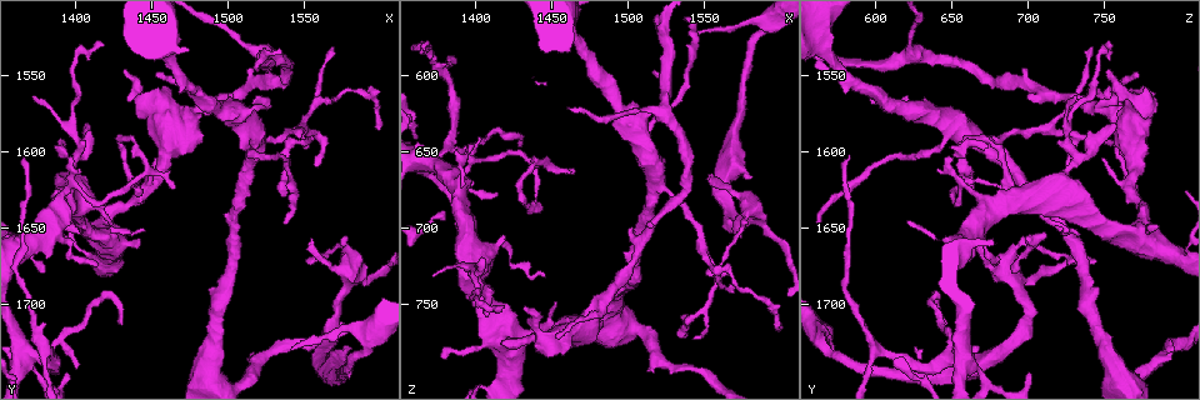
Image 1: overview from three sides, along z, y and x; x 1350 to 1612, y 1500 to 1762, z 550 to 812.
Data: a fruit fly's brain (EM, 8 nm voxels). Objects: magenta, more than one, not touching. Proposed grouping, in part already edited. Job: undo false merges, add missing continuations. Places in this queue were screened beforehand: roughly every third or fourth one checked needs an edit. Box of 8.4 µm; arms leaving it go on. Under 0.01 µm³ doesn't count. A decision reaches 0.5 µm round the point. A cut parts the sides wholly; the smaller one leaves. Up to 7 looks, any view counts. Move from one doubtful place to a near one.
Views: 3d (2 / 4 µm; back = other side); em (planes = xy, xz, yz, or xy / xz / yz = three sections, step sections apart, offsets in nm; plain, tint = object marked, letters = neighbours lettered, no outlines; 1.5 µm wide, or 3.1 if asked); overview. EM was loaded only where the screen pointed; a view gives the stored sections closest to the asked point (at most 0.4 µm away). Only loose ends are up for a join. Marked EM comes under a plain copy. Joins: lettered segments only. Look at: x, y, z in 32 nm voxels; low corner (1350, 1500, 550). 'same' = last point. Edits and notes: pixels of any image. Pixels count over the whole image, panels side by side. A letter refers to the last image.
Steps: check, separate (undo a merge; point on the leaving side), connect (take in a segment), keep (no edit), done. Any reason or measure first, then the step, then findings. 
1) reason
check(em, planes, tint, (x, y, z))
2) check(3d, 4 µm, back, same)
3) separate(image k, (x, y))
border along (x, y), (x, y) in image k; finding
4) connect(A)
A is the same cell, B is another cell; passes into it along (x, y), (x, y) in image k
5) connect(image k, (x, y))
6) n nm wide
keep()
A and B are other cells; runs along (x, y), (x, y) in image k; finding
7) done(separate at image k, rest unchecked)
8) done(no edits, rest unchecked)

branch stops here
check(em, planes, tint, (1378, 1648, 786))

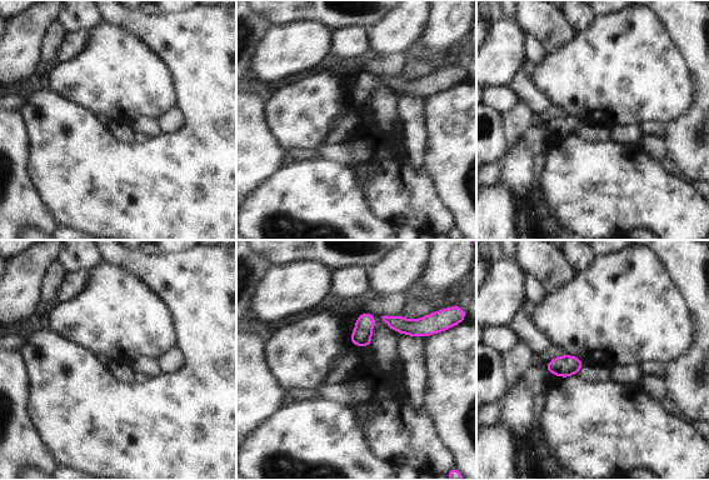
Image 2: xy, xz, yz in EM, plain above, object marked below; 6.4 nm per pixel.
check(em, planes, letters, same)

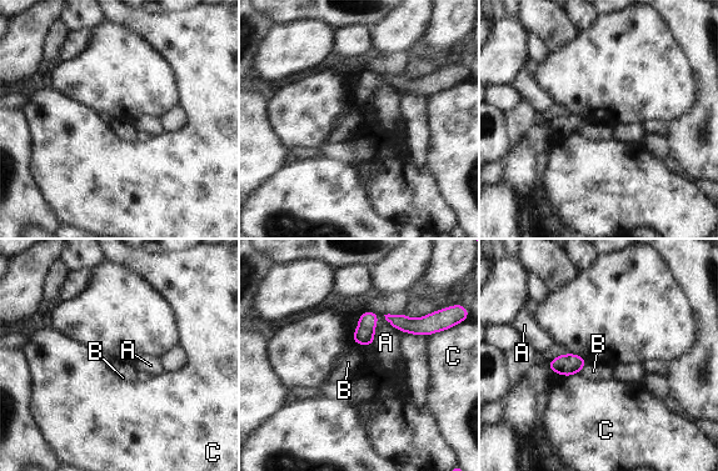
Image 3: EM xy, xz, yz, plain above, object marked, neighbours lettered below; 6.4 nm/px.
keep()
A, B and C are other cells; border along (587, 362), (578, 372) in image 3; none of them fits

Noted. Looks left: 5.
tapers out
check(3d, 4 µm, (1420, 1528, 752))

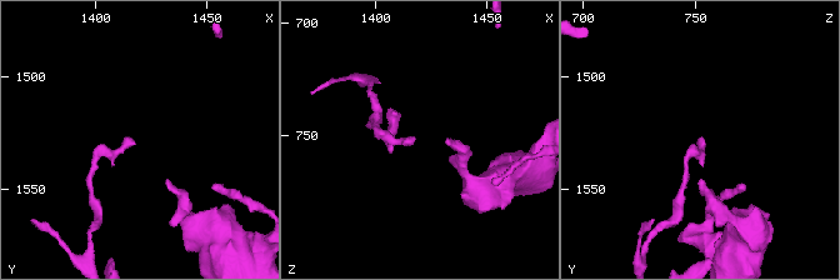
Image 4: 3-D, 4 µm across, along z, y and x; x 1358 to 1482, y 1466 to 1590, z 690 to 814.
need the tissue
check(em, planes, letters, (1419, 1530, 752))

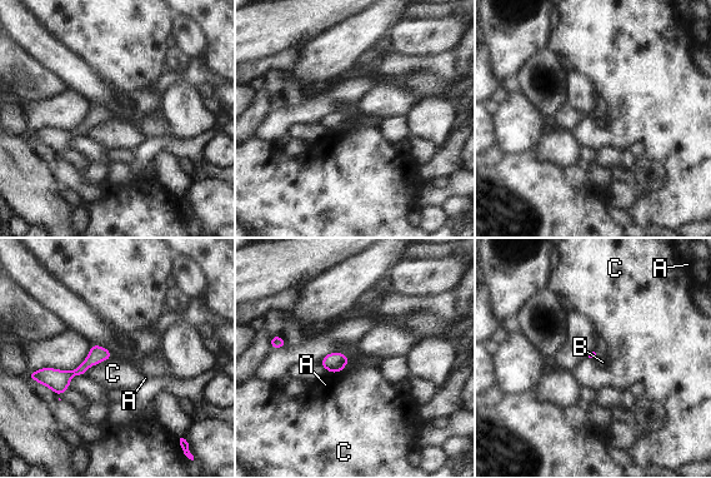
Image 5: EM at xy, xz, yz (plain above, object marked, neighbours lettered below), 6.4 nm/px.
keep()
A, B and C are other cells; no lettered segment goes on from it

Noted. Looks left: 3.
check(3d, 4 µm, (1464, 1624, 664))

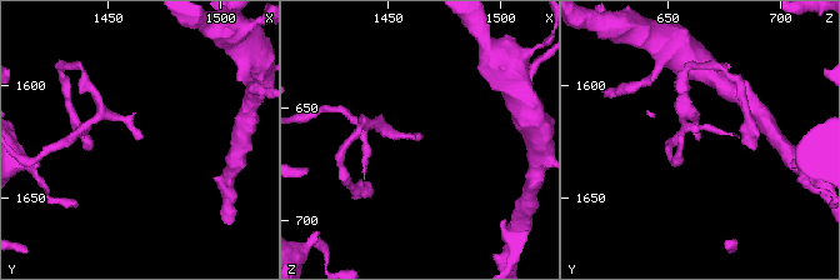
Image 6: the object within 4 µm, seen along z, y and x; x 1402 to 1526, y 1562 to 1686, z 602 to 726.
now the EM
check(em, yz, step 8, tint, (1462, 1623, 664))

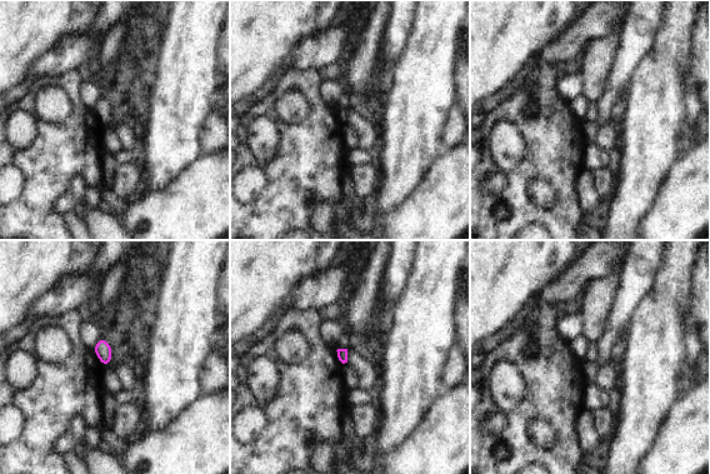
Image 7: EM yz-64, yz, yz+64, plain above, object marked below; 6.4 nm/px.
another direction
check(em, planes, letters, same)

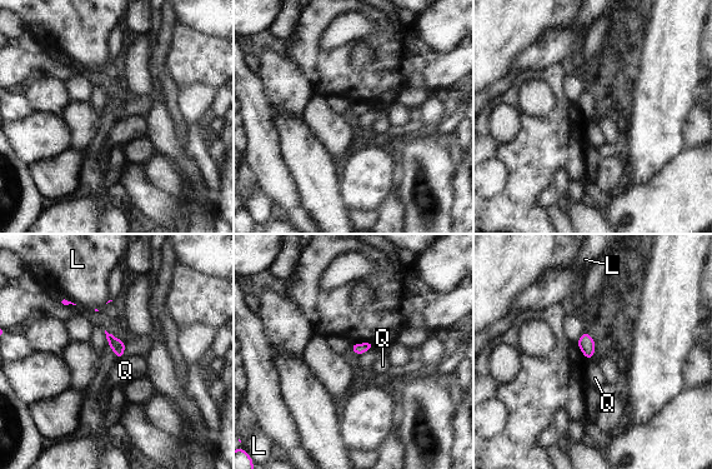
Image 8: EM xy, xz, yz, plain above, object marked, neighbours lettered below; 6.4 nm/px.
keep()
L and Q are other cells; border along (121, 358), (118, 360) in image 8; no lettered segment goes on from it

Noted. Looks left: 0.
done(no edits, rest unchecked)

